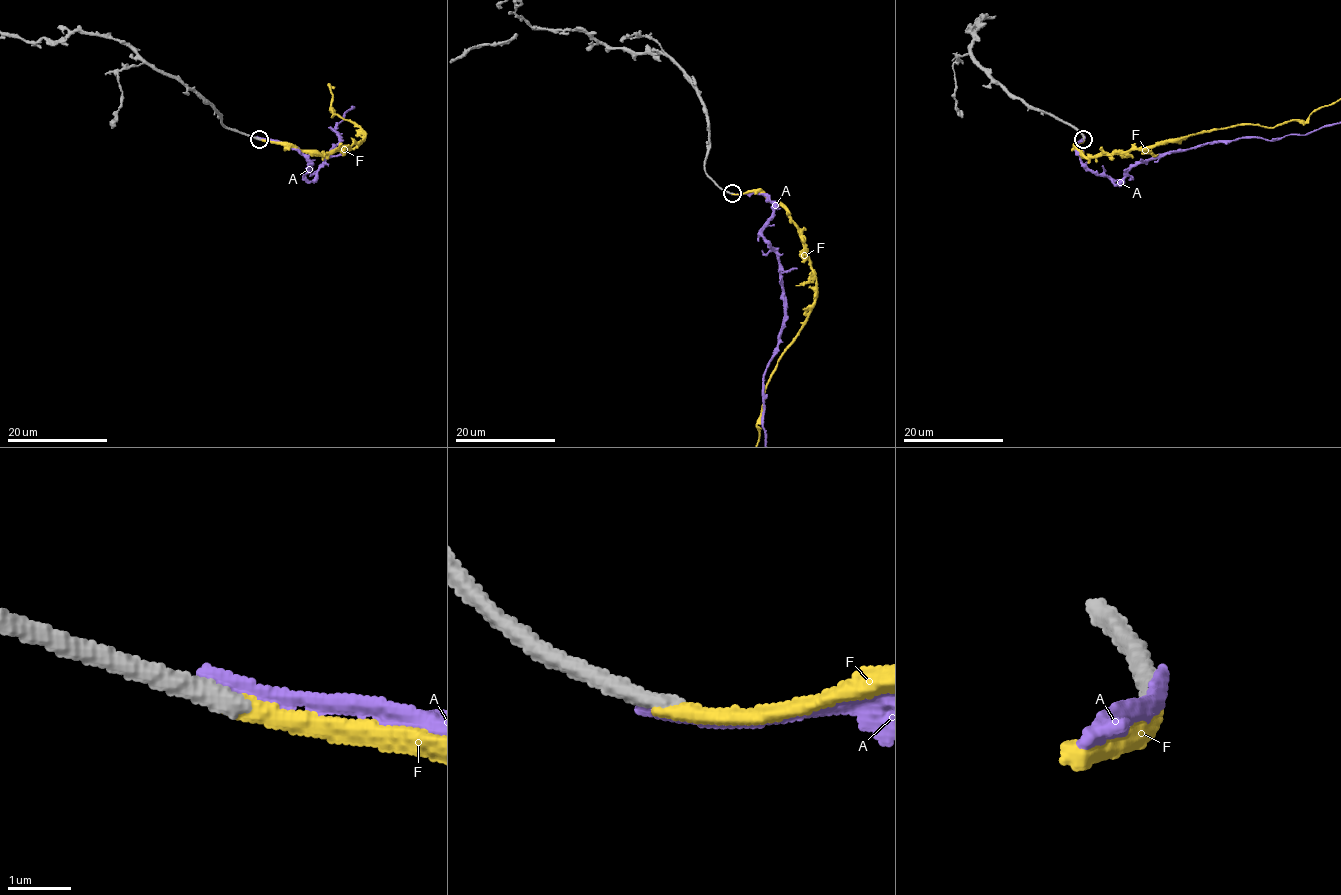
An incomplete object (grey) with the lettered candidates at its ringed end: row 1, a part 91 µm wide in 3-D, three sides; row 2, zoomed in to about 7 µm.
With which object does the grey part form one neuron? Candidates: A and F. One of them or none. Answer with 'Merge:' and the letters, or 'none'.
Merge: F

